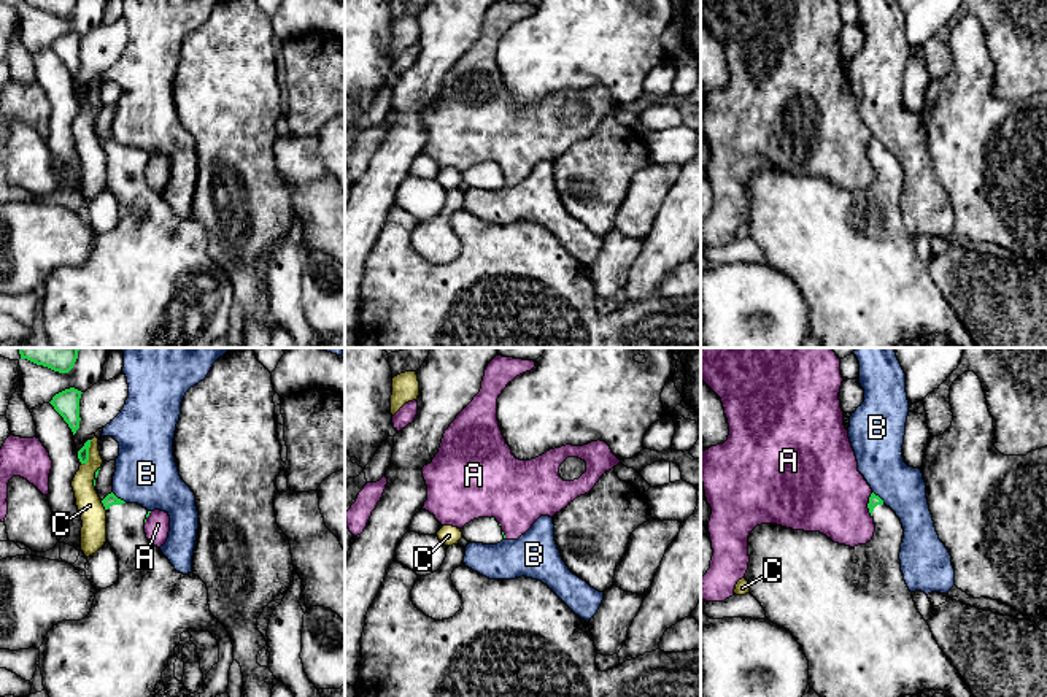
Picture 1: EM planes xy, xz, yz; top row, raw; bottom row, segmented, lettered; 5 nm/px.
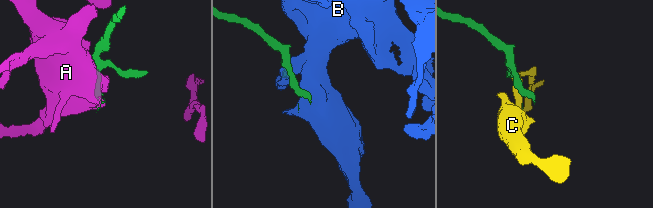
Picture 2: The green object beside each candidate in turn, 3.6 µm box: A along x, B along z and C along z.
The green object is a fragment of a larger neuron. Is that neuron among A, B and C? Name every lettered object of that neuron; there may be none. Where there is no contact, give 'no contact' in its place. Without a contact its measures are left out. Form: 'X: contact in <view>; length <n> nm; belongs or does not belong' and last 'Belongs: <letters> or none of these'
A: contact in yz; length 130 nm; does not belong
B: contact in xy; length 90 nm; does not belong
C: contact in xy; length 140 nm; does not belong
Belongs: none of these

